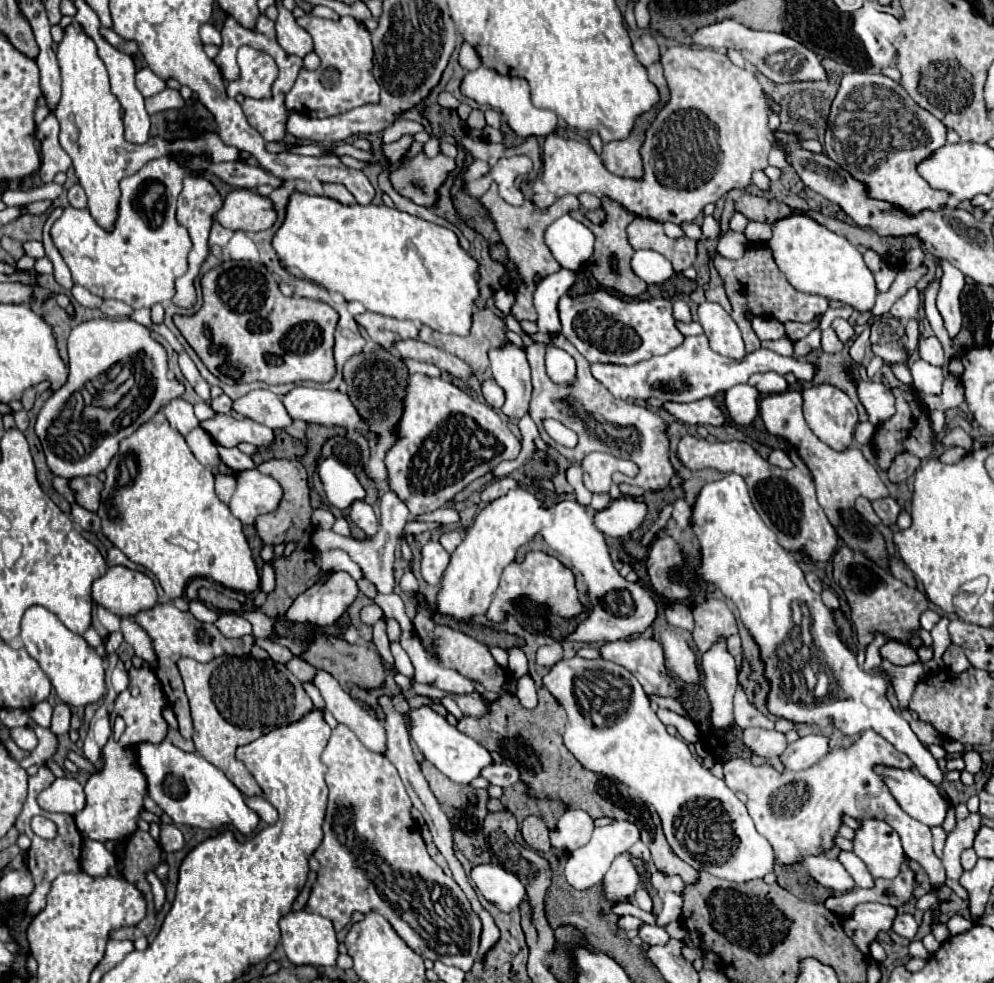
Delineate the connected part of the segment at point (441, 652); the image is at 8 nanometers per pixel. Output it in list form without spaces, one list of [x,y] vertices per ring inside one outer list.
[[[417,612],[417,616],[413,618],[413,628],[415,628],[415,634],[421,638],[421,644],[423,648],[437,658],[437,662],[445,668],[453,668],[457,670],[459,674],[463,674],[465,678],[473,680],[473,682],[479,682],[481,686],[485,686],[489,692],[495,692],[495,694],[503,694],[503,686],[507,684],[507,670],[499,668],[499,664],[493,660],[493,656],[489,654],[487,646],[479,644],[475,638],[459,632],[459,630],[453,630],[449,626],[439,626],[435,624],[429,616],[425,616],[423,612]]]

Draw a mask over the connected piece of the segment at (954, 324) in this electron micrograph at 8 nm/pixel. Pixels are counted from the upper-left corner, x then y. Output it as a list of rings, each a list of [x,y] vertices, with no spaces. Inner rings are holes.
[[[943,262],[943,276],[939,278],[937,308],[945,320],[945,328],[953,338],[961,330],[960,296],[965,286],[965,276],[953,264]]]

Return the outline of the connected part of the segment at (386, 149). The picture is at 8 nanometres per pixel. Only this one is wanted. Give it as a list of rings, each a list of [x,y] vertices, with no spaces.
[[[403,136],[401,140],[397,140],[393,144],[383,144],[383,154],[389,158],[389,162],[397,162],[405,154],[405,150],[409,148],[411,142],[413,142],[411,136]]]

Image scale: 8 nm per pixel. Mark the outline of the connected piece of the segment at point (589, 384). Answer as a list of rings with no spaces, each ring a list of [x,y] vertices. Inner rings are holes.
[[[557,334],[551,336],[553,344],[557,348],[563,348],[565,352],[569,352],[575,362],[577,362],[577,376],[573,384],[557,384],[553,382],[547,372],[545,372],[545,352],[547,352],[547,344],[545,342],[535,342],[527,348],[527,360],[531,366],[531,384],[533,384],[533,394],[531,394],[531,402],[529,402],[529,416],[535,420],[541,438],[553,446],[555,450],[559,450],[569,462],[579,464],[581,458],[589,452],[609,452],[617,458],[625,458],[625,460],[633,460],[639,466],[639,476],[637,478],[627,478],[623,474],[615,474],[613,482],[621,484],[633,484],[645,490],[663,490],[669,480],[675,476],[675,470],[669,462],[669,440],[665,436],[665,422],[651,412],[645,406],[639,404],[631,404],[631,402],[623,402],[617,400],[609,390],[605,390],[589,372],[589,362],[575,350],[575,346],[571,342],[567,342],[565,336]],[[547,418],[555,418],[561,424],[565,424],[567,428],[571,428],[577,436],[579,442],[575,448],[565,448],[561,444],[557,444],[545,430],[543,430],[543,422]]]

